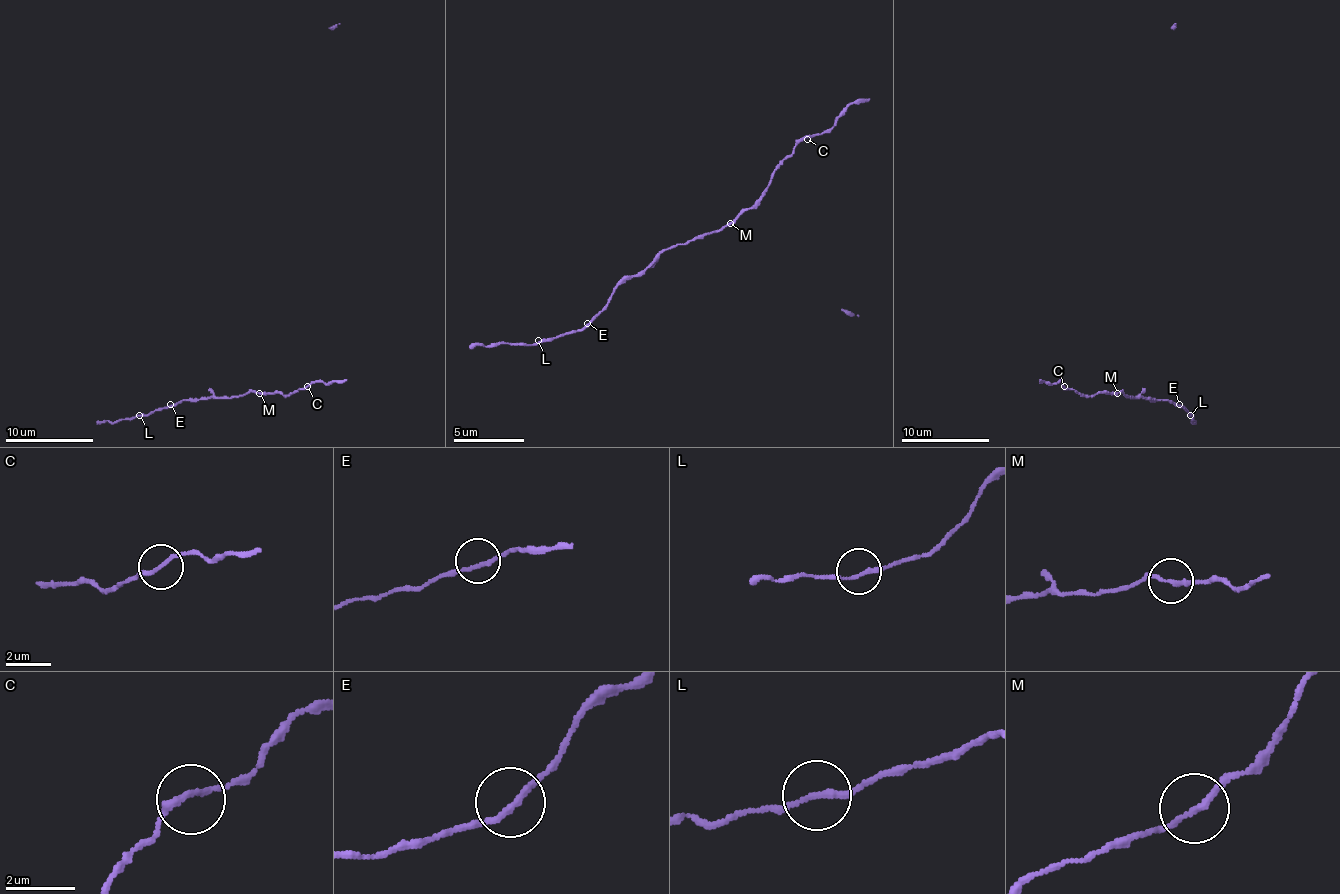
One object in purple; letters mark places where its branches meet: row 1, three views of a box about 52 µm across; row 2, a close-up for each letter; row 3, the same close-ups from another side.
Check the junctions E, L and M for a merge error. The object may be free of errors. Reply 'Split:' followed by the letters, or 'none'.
Split: none

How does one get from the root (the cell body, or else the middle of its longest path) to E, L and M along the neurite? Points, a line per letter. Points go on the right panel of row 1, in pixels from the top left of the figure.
E: (1062, 380), (1067, 389), (1084, 395), (1122, 391), (1131, 398), (1168, 400), (1179, 404)
L: (1062, 380), (1067, 389), (1084, 395), (1122, 391), (1131, 398), (1168, 400), (1179, 404), (1190, 415)
M: (1062, 380), (1067, 389), (1084, 395), (1118, 393)

